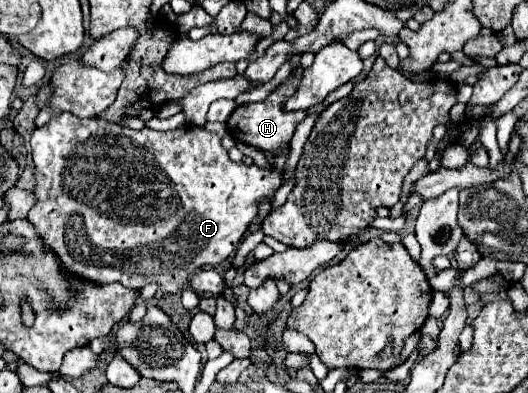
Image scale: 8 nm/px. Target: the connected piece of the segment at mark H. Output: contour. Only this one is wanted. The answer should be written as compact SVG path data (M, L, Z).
M287 77L281 81L281 85L277 87L277 103L269 103L269 101L261 101L261 103L249 103L249 105L241 105L237 107L231 117L227 119L227 129L231 133L231 137L235 141L241 141L245 145L251 145L259 151L277 155L281 151L281 147L289 147L291 137L295 133L297 123L301 123L307 115L307 111L283 111L283 103L293 95L293 91L299 87L301 77Z

